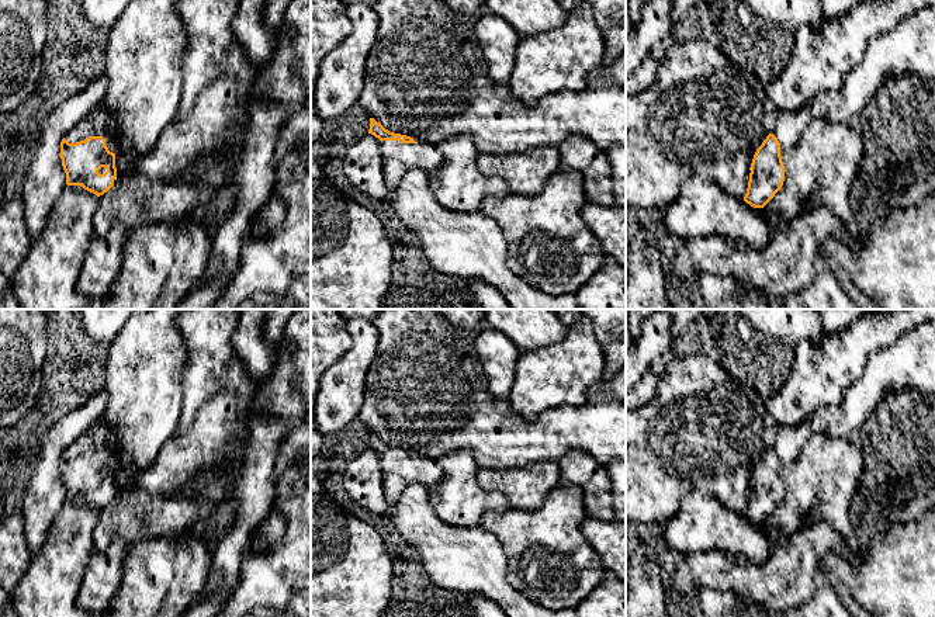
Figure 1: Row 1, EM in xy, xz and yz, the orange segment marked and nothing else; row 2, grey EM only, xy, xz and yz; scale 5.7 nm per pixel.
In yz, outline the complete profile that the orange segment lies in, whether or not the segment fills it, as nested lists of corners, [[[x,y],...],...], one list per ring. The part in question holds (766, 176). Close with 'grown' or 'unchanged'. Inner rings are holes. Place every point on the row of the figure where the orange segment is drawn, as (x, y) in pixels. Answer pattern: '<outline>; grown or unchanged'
[[[935,4],[907,17],[891,31],[870,39],[862,60],[845,73],[839,89],[817,93],[799,111],[778,112],[775,131],[754,155],[744,201],[754,208],[763,208],[775,197],[785,181],[782,157],[796,146],[811,121],[823,118],[842,124],[862,124],[869,107],[875,103],[877,90],[890,79],[935,83]]]; grown

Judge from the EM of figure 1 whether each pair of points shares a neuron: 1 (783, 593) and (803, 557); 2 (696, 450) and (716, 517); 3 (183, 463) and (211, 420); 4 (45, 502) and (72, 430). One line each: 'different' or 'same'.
1: same
2: different
3: same
4: same

